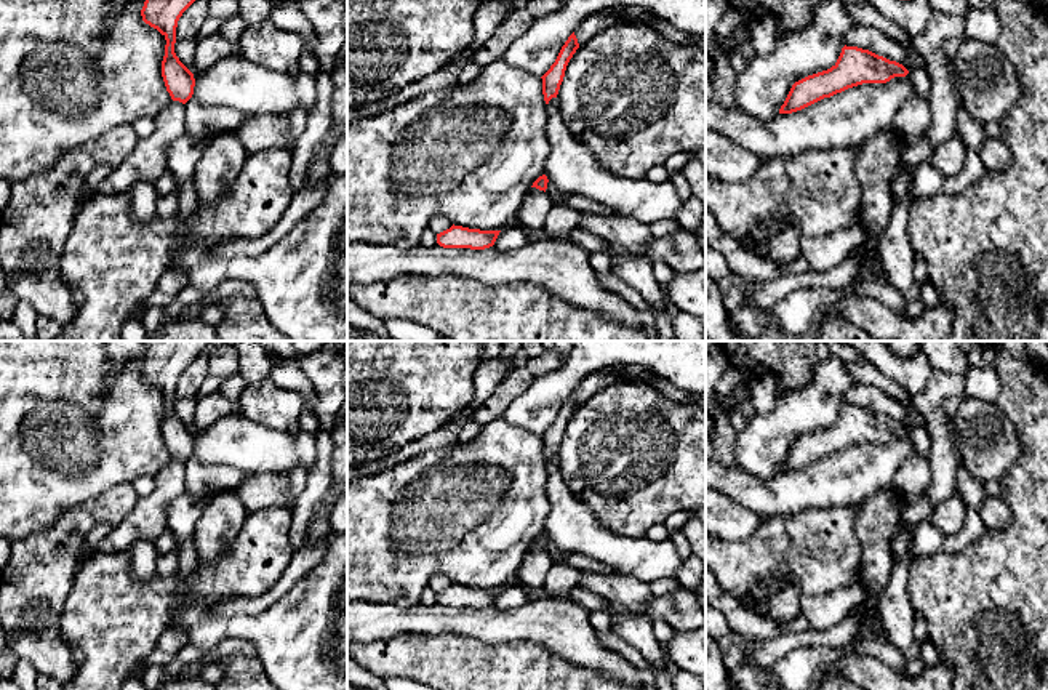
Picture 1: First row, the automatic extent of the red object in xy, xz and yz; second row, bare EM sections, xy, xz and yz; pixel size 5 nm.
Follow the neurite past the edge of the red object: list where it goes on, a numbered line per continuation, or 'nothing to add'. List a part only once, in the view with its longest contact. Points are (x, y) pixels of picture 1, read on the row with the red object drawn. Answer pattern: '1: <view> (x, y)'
nothing to add

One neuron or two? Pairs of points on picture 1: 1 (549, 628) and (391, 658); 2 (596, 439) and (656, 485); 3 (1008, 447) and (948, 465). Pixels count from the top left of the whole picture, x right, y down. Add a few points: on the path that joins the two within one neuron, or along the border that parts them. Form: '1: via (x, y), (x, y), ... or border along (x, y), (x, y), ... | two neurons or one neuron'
1: border along (445, 631), (469, 634), (487, 642), (520, 641) | two neurons
2: via (612, 444), (621, 447), (644, 469) | one neuron
3: border along (951, 425), (951, 439), (960, 463) | two neurons

